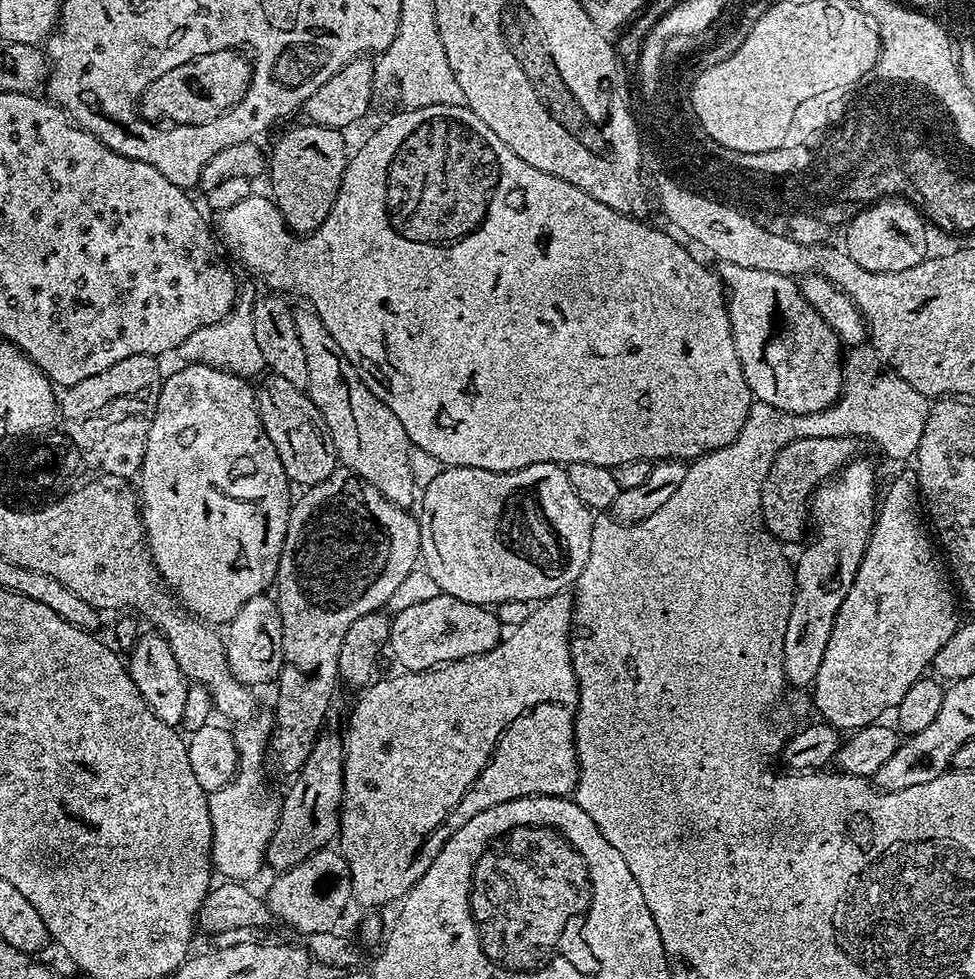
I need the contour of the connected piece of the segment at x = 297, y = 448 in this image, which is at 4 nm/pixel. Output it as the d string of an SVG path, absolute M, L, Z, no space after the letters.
M271 374L264 378L260 388L258 384L255 389L256 405L262 418L262 430L266 430L266 438L274 442L274 450L278 450L278 458L282 458L282 470L286 470L293 485L313 488L318 482L326 482L326 478L334 474L338 461L334 438L330 438L330 430L326 426L326 418L322 418L322 410L318 410L307 391L294 386L294 382Z

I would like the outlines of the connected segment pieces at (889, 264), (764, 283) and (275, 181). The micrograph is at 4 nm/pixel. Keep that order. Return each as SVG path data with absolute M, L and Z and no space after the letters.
M881 198L857 213L843 229L842 247L862 270L897 272L918 266L929 255L928 232L921 209L901 198Z
M726 263L719 267L734 346L753 397L761 404L794 414L832 407L844 386L842 345L814 306L806 302L799 283L770 270L746 270Z
M303 123L282 133L272 152L270 148L270 196L276 201L276 209L284 223L297 234L312 232L324 221L326 214L330 214L344 177L344 167L350 159L349 153L344 153L345 133L341 129Z

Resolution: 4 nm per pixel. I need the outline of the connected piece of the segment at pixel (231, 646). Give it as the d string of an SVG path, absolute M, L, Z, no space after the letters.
M261 594L250 598L234 619L229 620L223 633L224 653L228 659L228 669L238 678L238 682L249 686L279 681L284 655L282 654L282 618L271 595Z

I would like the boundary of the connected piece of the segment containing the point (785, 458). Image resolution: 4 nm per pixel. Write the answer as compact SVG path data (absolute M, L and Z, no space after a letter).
M803 436L779 452L774 458L774 466L770 466L770 474L766 474L762 482L760 499L760 513L764 515L764 526L770 535L785 545L799 545L805 539L810 528L810 494L815 493L825 480L837 475L857 455L856 444L857 441L850 436Z

